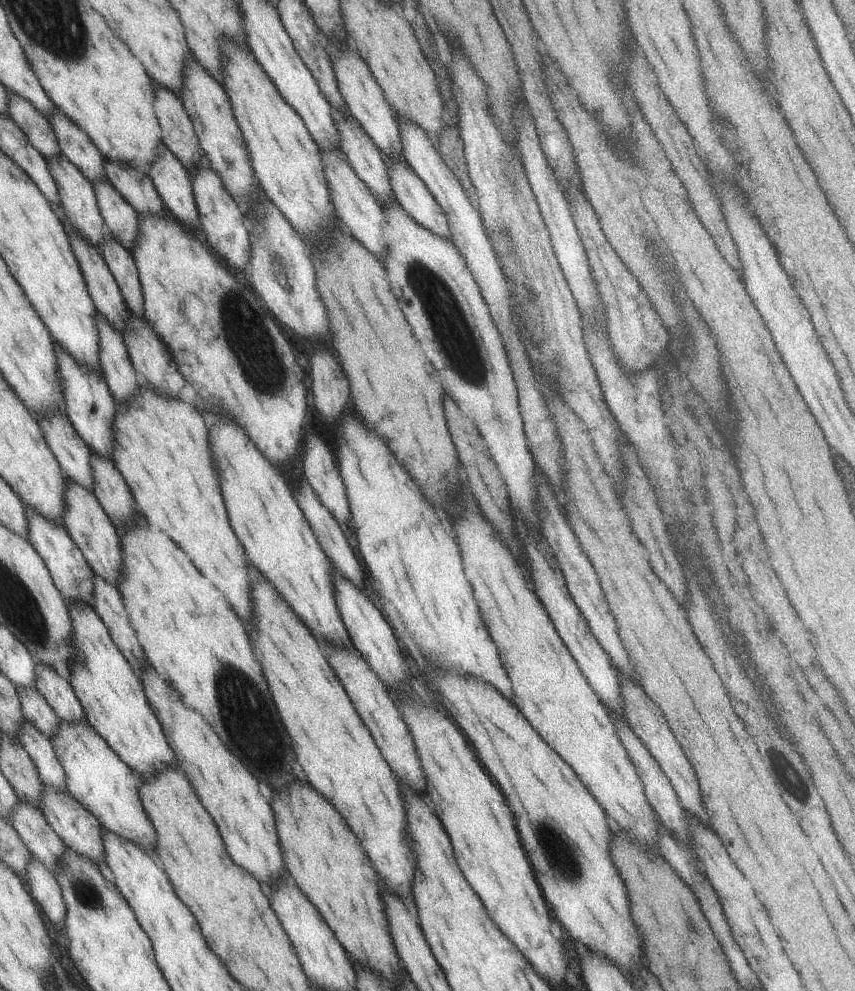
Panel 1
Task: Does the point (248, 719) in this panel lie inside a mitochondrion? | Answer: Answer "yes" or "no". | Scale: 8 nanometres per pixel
yes

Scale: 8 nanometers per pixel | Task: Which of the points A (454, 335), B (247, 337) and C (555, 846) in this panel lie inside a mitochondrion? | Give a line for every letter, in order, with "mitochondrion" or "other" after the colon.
A: mitochondrion
B: mitochondrion
C: mitochondrion

